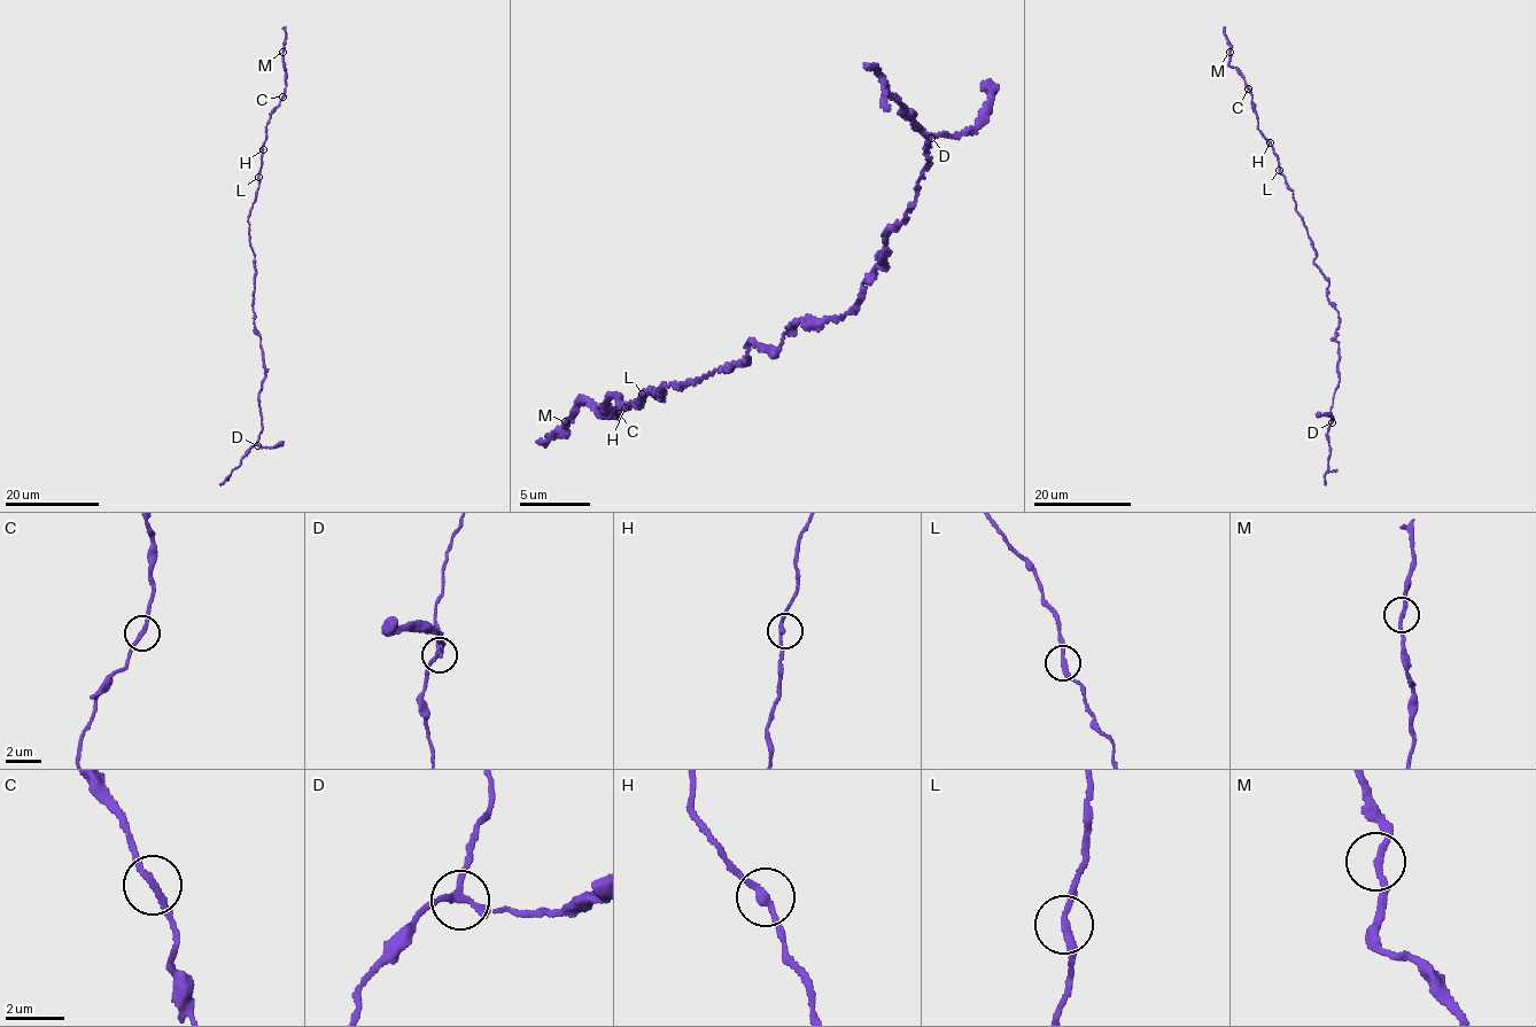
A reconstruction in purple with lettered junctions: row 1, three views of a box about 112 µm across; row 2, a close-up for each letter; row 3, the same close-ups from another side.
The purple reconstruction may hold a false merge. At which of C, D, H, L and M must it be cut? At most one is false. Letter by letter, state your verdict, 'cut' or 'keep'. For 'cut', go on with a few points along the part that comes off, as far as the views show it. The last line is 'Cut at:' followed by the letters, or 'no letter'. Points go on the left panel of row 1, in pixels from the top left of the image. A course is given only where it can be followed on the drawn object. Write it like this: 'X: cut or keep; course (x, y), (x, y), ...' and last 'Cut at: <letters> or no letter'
C: keep
D: keep
H: keep
L: keep
M: keep
Cut at: no letter

